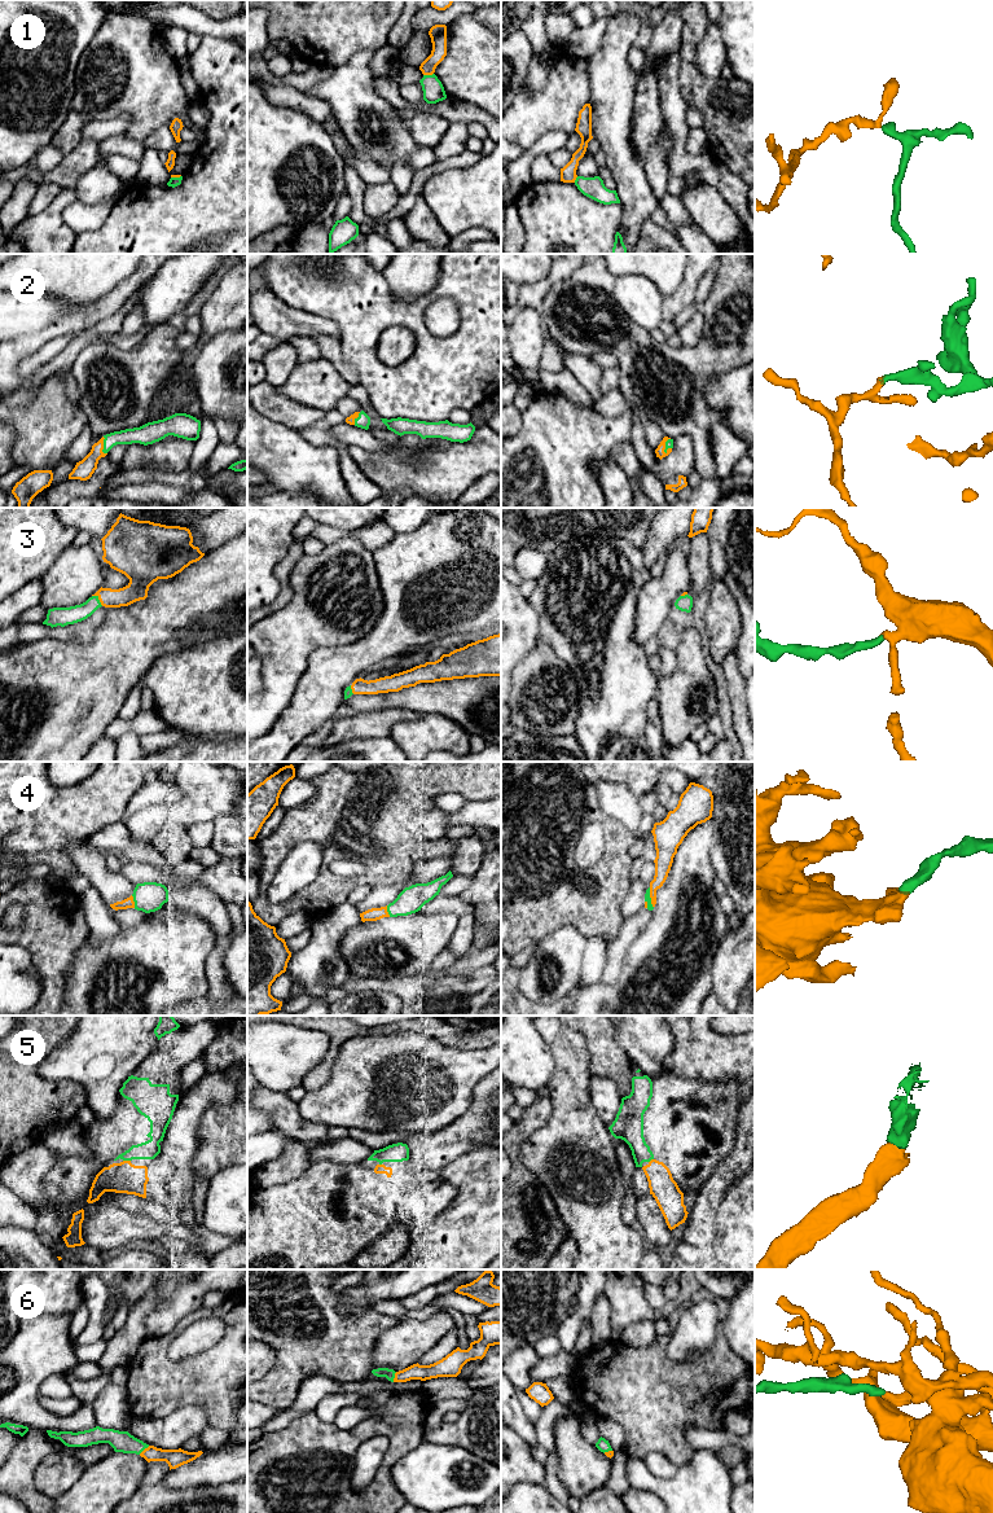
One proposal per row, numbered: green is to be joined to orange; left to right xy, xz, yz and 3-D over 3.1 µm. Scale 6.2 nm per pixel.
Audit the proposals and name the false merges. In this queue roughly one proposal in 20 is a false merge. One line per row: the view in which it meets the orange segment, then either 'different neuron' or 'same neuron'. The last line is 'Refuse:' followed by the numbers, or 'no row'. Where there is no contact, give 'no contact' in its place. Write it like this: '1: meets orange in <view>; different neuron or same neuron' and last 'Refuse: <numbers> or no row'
1: meets orange in xz; different neuron
2: meets orange in xy; same neuron
3: meets orange in xy; same neuron
4: meets orange in yz; same neuron
5: meets orange in xy; same neuron
6: meets orange in xy; same neuron
Refuse: 1

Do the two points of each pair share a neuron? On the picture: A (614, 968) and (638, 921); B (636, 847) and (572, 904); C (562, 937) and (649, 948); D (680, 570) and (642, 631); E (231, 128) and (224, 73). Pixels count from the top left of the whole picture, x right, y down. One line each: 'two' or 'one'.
A: one
B: two
C: two
D: one
E: one

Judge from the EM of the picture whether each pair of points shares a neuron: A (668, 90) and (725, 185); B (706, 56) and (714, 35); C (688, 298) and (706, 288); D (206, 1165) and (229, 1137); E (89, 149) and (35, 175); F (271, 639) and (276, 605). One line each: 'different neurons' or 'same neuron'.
A: same neuron
B: same neuron
C: different neurons
D: same neuron
E: same neuron
F: different neurons

